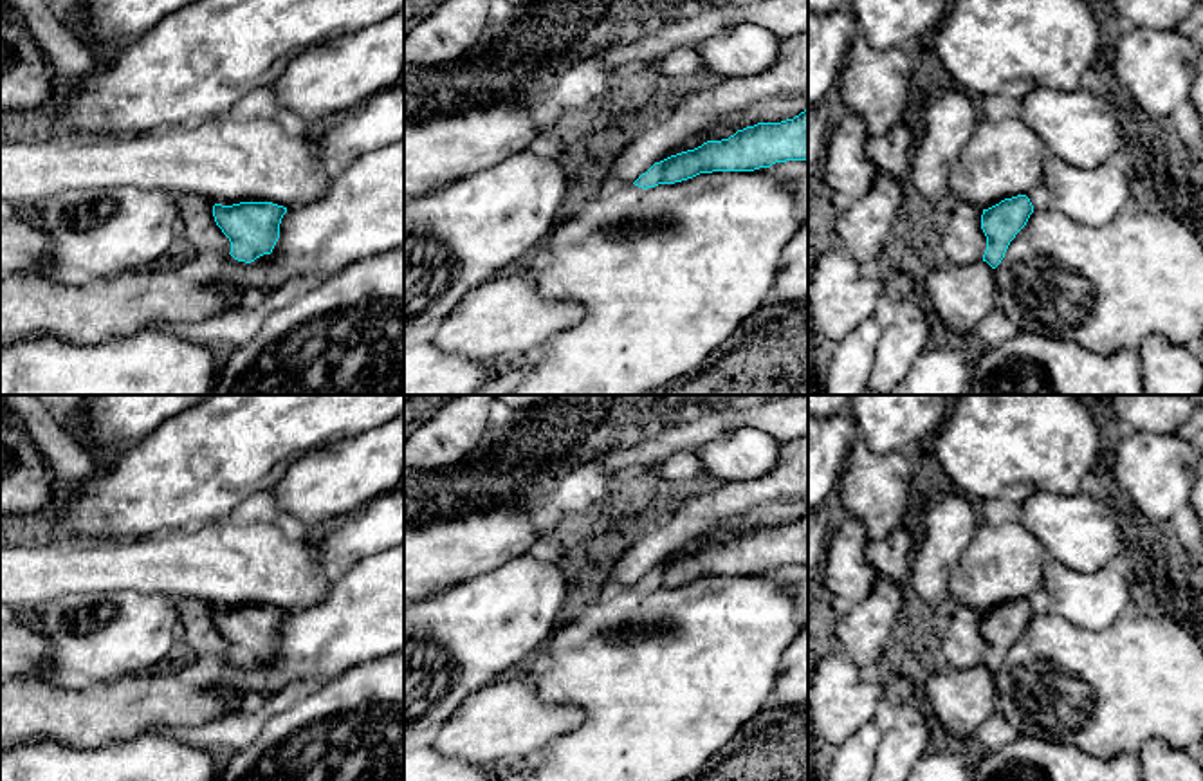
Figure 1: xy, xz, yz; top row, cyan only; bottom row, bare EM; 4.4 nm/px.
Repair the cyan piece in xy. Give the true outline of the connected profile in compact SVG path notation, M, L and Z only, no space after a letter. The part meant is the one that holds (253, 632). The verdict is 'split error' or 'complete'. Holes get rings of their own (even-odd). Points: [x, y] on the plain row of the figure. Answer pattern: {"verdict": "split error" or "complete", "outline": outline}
{"verdict": "split error", "outline": "M177 599L175 606L180 613L182 640L197 658L231 658L245 667L272 657L287 617L287 611L272 606L222 610L198 599Z"}

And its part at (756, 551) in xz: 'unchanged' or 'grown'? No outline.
grown

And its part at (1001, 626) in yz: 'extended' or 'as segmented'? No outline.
extended

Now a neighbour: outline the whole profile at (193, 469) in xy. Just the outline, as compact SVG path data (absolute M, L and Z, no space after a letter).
M209 395L132 444L112 467L101 465L94 480L67 491L67 509L56 525L56 536L117 543L222 521L254 492L278 485L287 469L307 453L372 431L400 415L404 395Z

